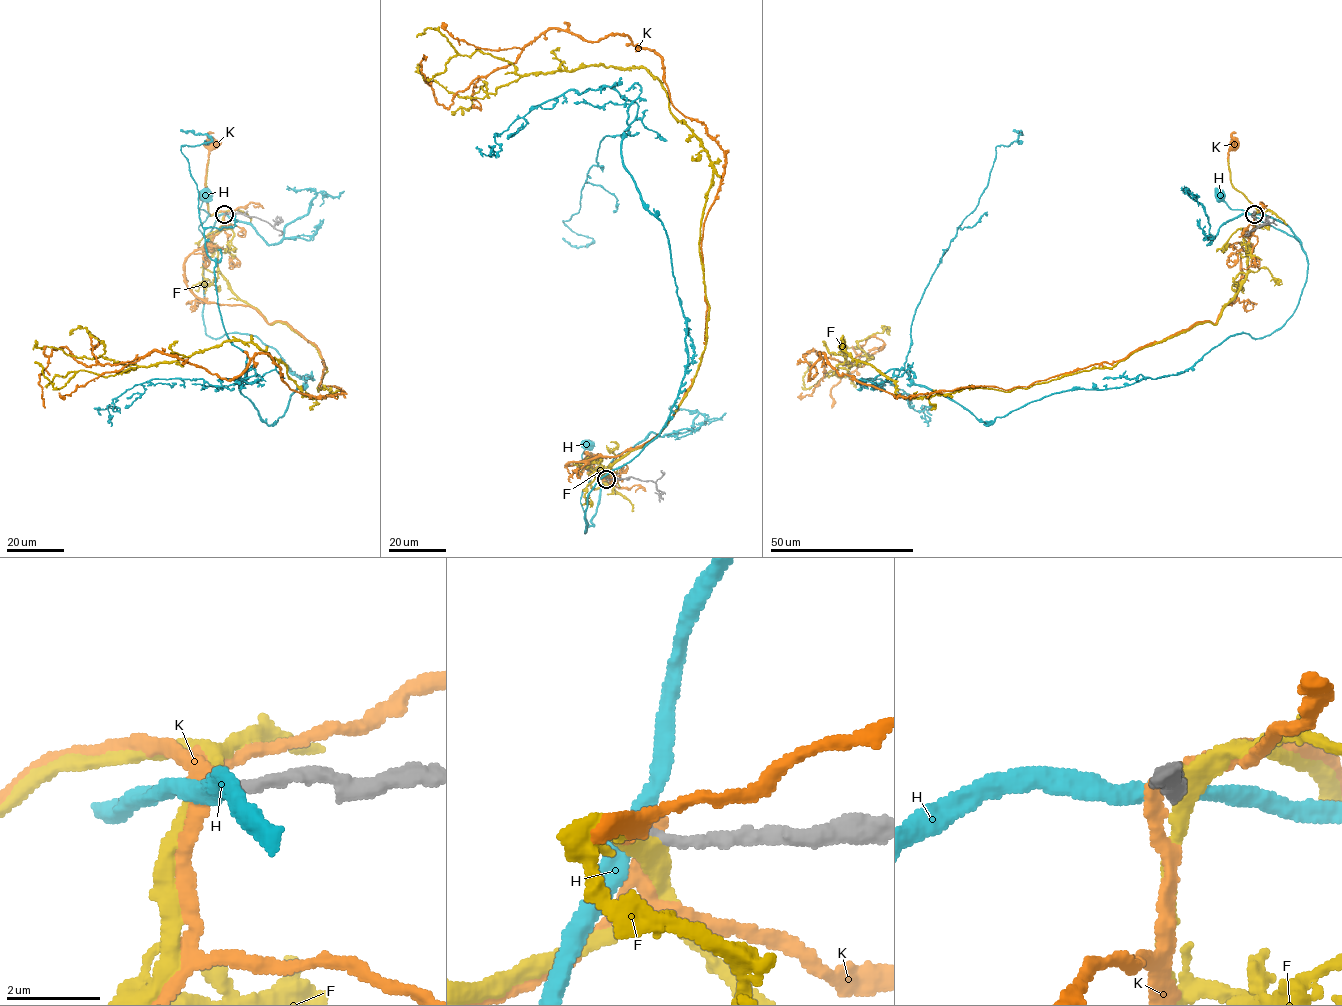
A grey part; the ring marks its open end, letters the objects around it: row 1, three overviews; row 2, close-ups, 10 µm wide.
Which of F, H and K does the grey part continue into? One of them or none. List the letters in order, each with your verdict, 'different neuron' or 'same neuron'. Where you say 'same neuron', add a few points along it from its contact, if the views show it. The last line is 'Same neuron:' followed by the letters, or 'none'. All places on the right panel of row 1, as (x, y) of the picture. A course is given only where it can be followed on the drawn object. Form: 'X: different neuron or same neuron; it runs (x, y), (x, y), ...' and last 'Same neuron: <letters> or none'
F: different neuron
H: different neuron
K: different neuron
Same neuron: none

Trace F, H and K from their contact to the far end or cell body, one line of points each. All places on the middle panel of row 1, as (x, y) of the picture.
F: (607, 479), (594, 474), (666, 424), (705, 347), (710, 155), (645, 68), (519, 75), (435, 29), (416, 37)
H: (606, 479), (590, 525), (580, 504), (590, 476), (582, 455), (588, 444)
K: (606, 478), (598, 488), (590, 486), (587, 455), (590, 453), (592, 460)

